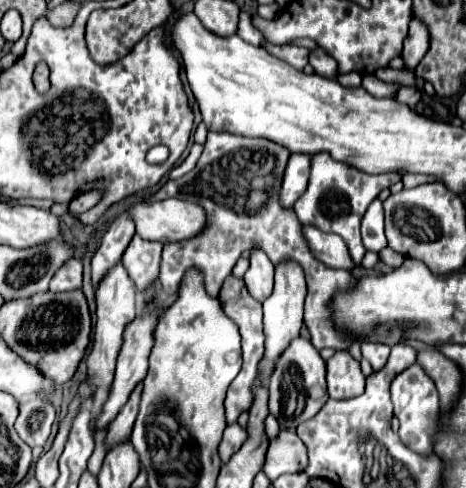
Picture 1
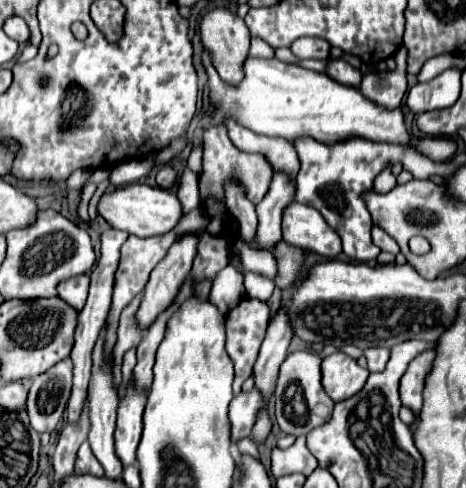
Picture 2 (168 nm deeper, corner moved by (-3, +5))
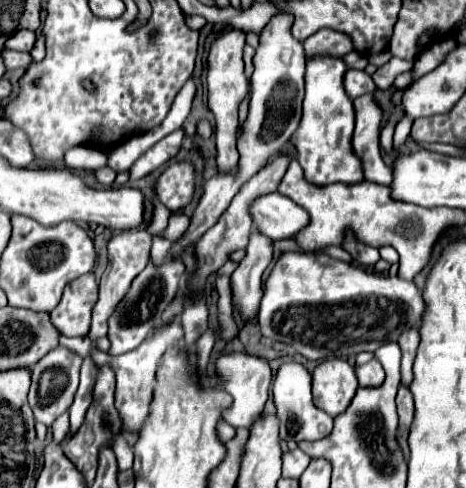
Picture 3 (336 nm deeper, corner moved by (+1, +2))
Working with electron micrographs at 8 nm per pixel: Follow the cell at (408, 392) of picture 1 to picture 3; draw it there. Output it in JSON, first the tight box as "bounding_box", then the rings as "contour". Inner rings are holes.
{"bounding_box":[400,329,420,387],"contour":[[[410,329],[406,333],[402,333],[400,337],[400,347],[402,347],[402,385],[410,387],[412,381],[412,365],[414,365],[414,357],[420,345],[420,335],[418,329]]]}

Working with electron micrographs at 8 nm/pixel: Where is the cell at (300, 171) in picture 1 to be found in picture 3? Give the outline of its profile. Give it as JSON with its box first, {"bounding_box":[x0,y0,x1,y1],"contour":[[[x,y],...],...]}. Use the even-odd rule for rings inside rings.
{"bounding_box":[232,229,274,321],"contour":[[[252,229],[246,257],[232,273],[232,301],[240,305],[242,317],[250,321],[262,299],[262,273],[274,261],[274,241]]]}

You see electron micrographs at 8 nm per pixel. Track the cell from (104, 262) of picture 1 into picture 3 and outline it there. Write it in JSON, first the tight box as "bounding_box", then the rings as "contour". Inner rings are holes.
{"bounding_box":[52,413,68,443],"contour":[[[68,413],[60,415],[58,421],[54,421],[52,433],[54,433],[54,441],[58,441],[58,443],[66,437],[66,433],[68,433]]]}

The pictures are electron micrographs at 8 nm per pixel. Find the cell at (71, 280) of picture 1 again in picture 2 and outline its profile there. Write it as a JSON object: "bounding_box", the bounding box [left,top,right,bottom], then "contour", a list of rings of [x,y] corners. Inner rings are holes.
{"bounding_box":[58,274,90,310],"contour":[[[80,274],[78,278],[68,278],[66,282],[60,282],[58,296],[74,310],[82,310],[88,296],[88,286],[90,286],[90,276]]]}

